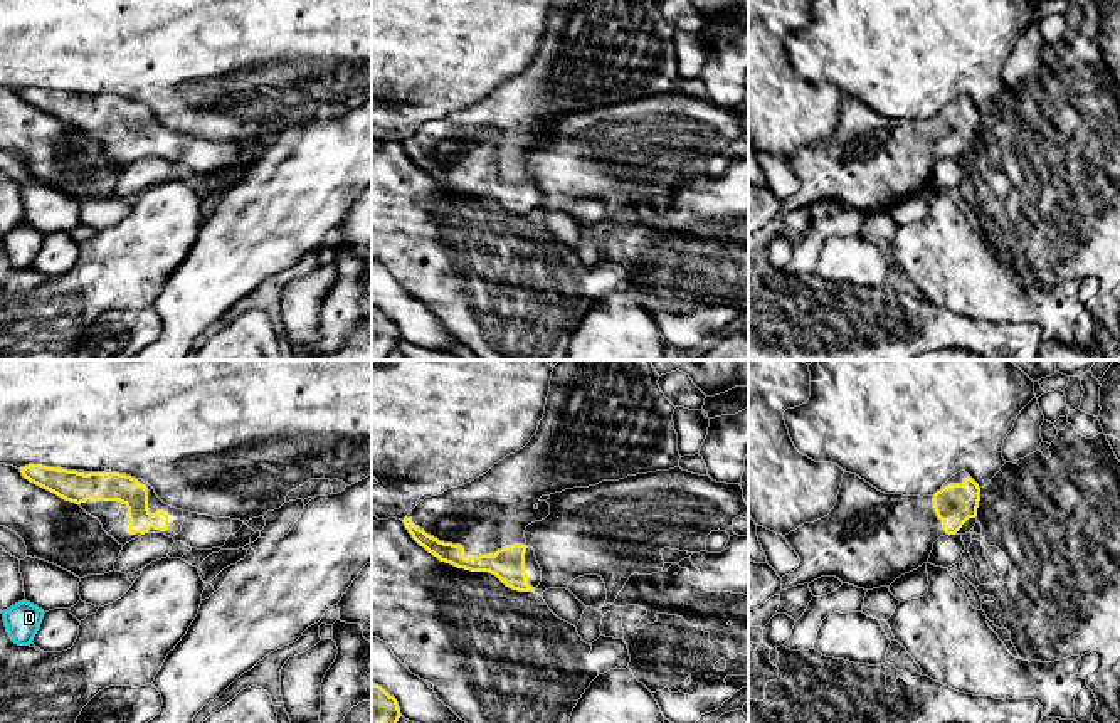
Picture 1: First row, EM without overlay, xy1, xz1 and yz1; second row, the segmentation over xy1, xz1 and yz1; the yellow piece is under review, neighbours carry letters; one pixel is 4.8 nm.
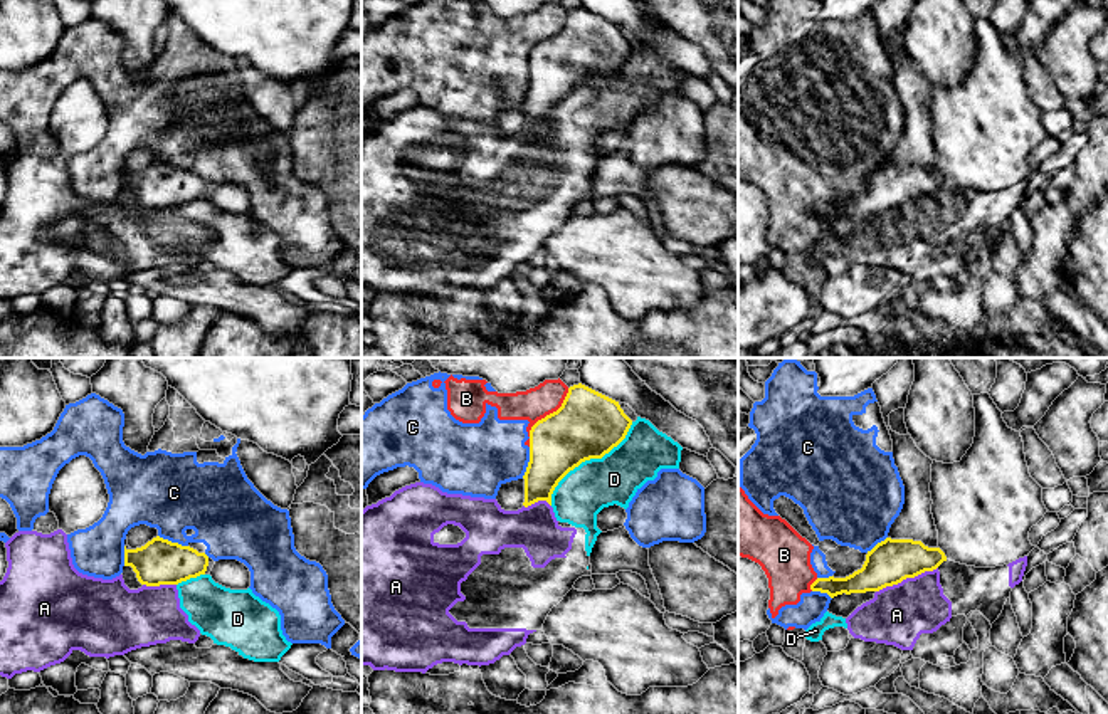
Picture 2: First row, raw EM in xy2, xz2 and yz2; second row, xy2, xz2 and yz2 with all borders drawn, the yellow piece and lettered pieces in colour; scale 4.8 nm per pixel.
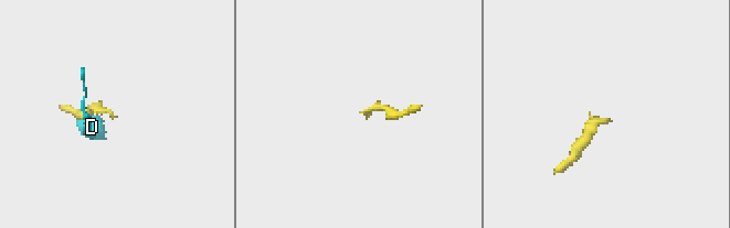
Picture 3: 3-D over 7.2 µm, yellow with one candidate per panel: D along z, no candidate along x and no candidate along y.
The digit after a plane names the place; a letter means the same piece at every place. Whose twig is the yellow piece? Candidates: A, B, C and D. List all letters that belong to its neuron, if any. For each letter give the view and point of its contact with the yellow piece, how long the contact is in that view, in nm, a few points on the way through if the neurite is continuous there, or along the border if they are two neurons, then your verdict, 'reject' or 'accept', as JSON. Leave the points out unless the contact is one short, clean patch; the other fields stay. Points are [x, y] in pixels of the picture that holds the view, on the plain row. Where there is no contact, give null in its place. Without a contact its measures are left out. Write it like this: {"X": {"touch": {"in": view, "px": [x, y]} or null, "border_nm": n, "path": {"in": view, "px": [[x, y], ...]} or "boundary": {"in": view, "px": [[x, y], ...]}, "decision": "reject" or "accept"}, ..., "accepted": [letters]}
{"A": {"touch": {"in": "yz2", "px": [907, 200]}, "border_nm": 320, "decision": "reject"}, "B": {"touch": {"in": "xz2", "px": [550, 37]}, "border_nm": 300, "decision": "reject"}, "C": {"touch": {"in": "xz2", "px": [528, 86]}, "border_nm": 160, "decision": "reject"}, "D": {"touch": {"in": "xz2", "px": [587, 83]}, "border_nm": 550, "decision": "reject"}, "accepted": []}

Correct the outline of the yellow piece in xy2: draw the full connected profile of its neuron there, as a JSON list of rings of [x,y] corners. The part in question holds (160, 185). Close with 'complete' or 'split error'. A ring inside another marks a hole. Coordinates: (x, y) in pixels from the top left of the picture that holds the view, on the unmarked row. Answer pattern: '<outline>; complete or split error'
[[[156,160],[136,173],[124,170],[124,190],[133,192],[141,208],[178,208],[205,198],[208,180]]]; complete

